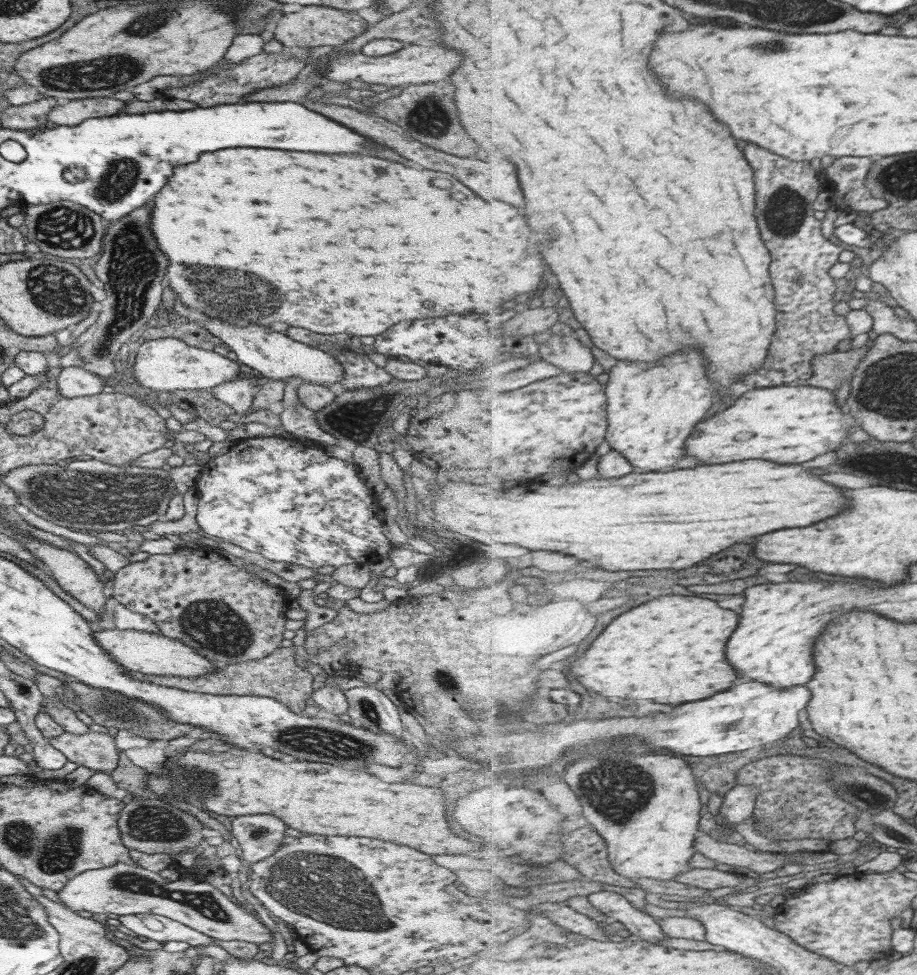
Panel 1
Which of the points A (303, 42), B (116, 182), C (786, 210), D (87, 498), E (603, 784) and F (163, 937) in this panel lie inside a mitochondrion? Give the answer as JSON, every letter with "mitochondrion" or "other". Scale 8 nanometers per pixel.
{"A":"other","B":"mitochondrion","C":"mitochondrion","D":"mitochondrion","E":"mitochondrion","F":"other"}

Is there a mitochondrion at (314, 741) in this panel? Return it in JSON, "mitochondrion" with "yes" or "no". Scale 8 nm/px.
{"mitochondrion":"yes"}

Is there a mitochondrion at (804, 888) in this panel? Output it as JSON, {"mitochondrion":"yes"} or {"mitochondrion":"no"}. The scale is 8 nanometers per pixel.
{"mitochondrion":"no"}

